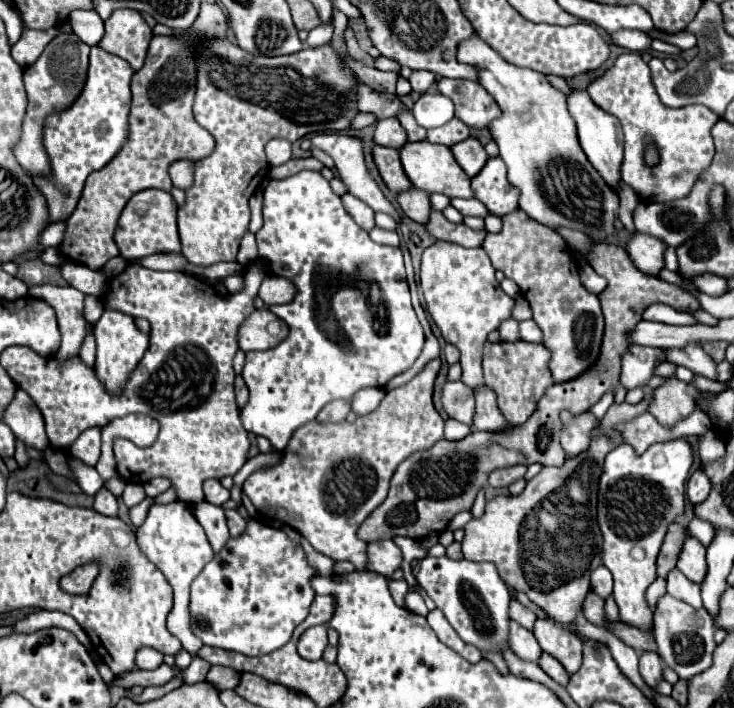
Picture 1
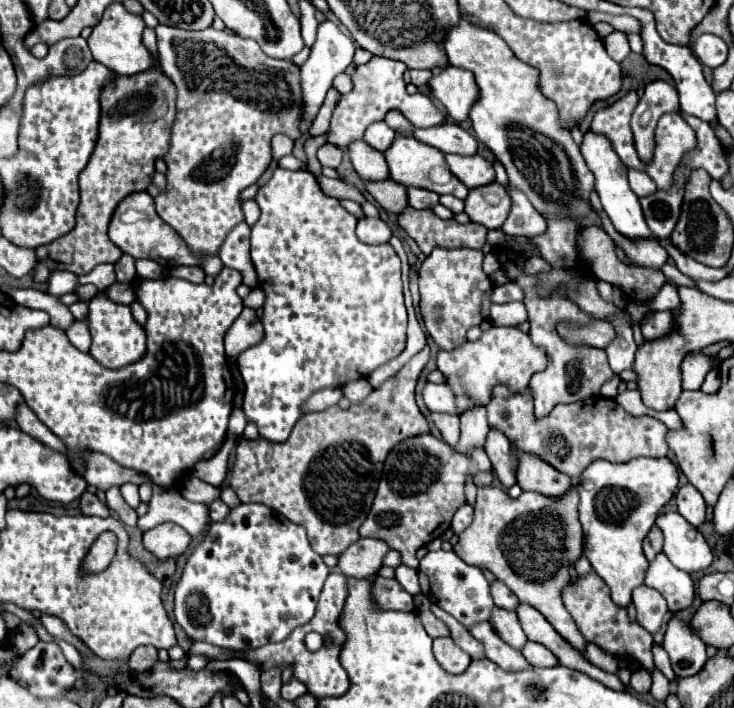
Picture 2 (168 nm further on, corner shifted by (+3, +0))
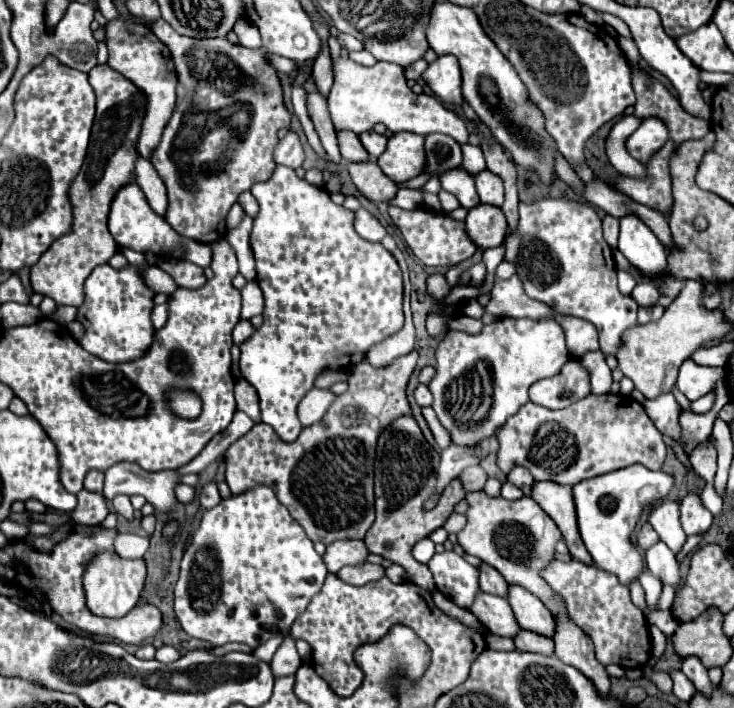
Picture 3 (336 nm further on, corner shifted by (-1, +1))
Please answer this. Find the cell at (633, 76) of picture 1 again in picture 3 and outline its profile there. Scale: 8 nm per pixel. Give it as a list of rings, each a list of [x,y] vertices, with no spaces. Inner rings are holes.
[[[648,118],[640,124],[640,128],[628,138],[626,150],[638,162],[648,162],[654,152],[658,152],[668,138],[668,128],[658,118]]]

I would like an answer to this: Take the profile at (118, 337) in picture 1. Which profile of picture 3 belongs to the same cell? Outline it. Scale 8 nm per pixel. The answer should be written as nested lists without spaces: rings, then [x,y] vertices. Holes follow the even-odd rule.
[[[102,264],[92,270],[84,282],[84,304],[78,308],[76,320],[84,326],[84,336],[78,344],[106,360],[106,362],[128,362],[146,354],[152,344],[154,326],[150,312],[154,308],[154,292],[144,284],[140,268],[128,264],[120,270]]]

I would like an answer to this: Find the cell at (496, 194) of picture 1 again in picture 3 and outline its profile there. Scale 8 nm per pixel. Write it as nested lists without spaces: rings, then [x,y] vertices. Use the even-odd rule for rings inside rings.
[[[480,204],[478,208],[472,208],[466,216],[466,234],[470,240],[474,240],[478,250],[496,248],[504,242],[506,236],[506,218],[504,212],[496,206]]]

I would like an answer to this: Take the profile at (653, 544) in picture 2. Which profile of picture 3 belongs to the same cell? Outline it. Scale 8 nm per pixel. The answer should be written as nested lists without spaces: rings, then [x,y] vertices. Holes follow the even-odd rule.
[[[642,522],[642,524],[638,526],[636,544],[638,544],[642,550],[648,550],[654,542],[658,542],[658,534],[654,532],[654,528],[652,528],[648,522]]]

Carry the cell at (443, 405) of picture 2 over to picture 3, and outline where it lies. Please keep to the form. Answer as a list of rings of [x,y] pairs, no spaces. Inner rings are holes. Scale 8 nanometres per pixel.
[[[418,384],[418,388],[414,390],[414,398],[416,398],[418,406],[430,406],[432,404],[432,394],[430,394],[426,384]]]

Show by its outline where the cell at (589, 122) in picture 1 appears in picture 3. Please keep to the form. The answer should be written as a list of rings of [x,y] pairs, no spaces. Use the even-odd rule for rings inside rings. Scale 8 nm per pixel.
[[[636,216],[620,218],[618,250],[644,278],[656,280],[668,274],[666,248],[654,236],[654,232],[650,232],[650,228]]]

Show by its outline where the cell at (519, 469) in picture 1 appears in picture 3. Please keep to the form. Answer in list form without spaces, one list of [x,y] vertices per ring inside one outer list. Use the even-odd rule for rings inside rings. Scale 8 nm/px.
[[[470,466],[466,470],[462,470],[462,474],[458,476],[458,480],[462,480],[462,486],[466,492],[474,492],[474,490],[482,490],[484,482],[486,482],[486,472],[480,466]]]

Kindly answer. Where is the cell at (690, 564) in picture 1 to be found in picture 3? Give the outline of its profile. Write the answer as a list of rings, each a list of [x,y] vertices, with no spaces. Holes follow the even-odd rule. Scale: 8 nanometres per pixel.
[[[658,502],[648,510],[648,522],[658,532],[660,540],[670,546],[672,552],[680,552],[686,542],[686,534],[680,526],[678,502]]]

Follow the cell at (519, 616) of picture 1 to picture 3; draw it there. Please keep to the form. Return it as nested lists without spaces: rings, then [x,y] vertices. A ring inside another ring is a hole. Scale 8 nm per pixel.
[[[480,564],[480,590],[496,594],[496,596],[506,596],[508,594],[508,584],[506,580],[500,576],[498,570],[490,568],[488,564]]]

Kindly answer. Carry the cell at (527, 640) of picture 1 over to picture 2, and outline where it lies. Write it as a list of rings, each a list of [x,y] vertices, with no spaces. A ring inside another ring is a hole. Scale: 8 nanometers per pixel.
[[[494,609],[492,617],[490,617],[490,625],[494,627],[494,631],[498,633],[498,637],[508,643],[514,649],[522,649],[522,645],[526,645],[528,637],[526,633],[522,633],[522,627],[518,625],[518,617],[512,611],[506,609]]]

